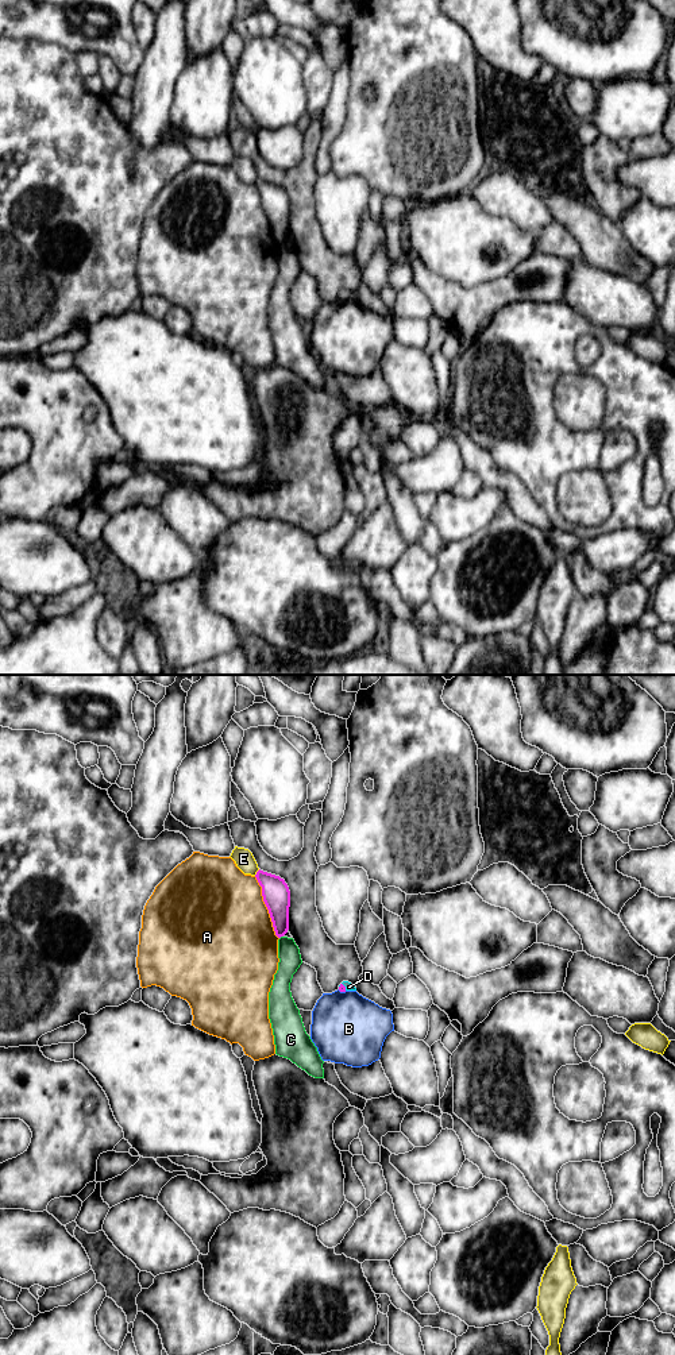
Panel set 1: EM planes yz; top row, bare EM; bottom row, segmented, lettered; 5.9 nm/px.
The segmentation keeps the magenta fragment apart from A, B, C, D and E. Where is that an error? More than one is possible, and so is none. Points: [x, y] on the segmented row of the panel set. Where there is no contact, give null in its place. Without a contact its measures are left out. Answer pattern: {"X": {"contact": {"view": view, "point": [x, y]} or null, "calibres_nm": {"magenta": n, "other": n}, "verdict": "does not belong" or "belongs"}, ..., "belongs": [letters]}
{"A": {"contact": {"view": "yz", "point": [266, 906]}, "calibres_nm": {"magenta": 160, "other": 500}, "verdict": "does not belong"}, "B": {"contact": {"view": "yz", "point": [342, 991]}, "calibres_nm": {"magenta": 50, "other": 420}, "verdict": "does not belong"}, "C": {"contact": {"view": "yz", "point": [281, 935]}, "calibres_nm": {"magenta": 160, "other": 130}, "verdict": "does not belong"}, "D": {"contact": {"view": "yz", "point": [344, 987]}, "calibres_nm": {"magenta": 50, "other": 50}, "verdict": "belongs"}, "E": {"contact": {"view": "yz", "point": [257, 872]}, "calibres_nm": {"magenta": 160, "other": 120}, "verdict": "does not belong"}, "belongs": ["D"]}

